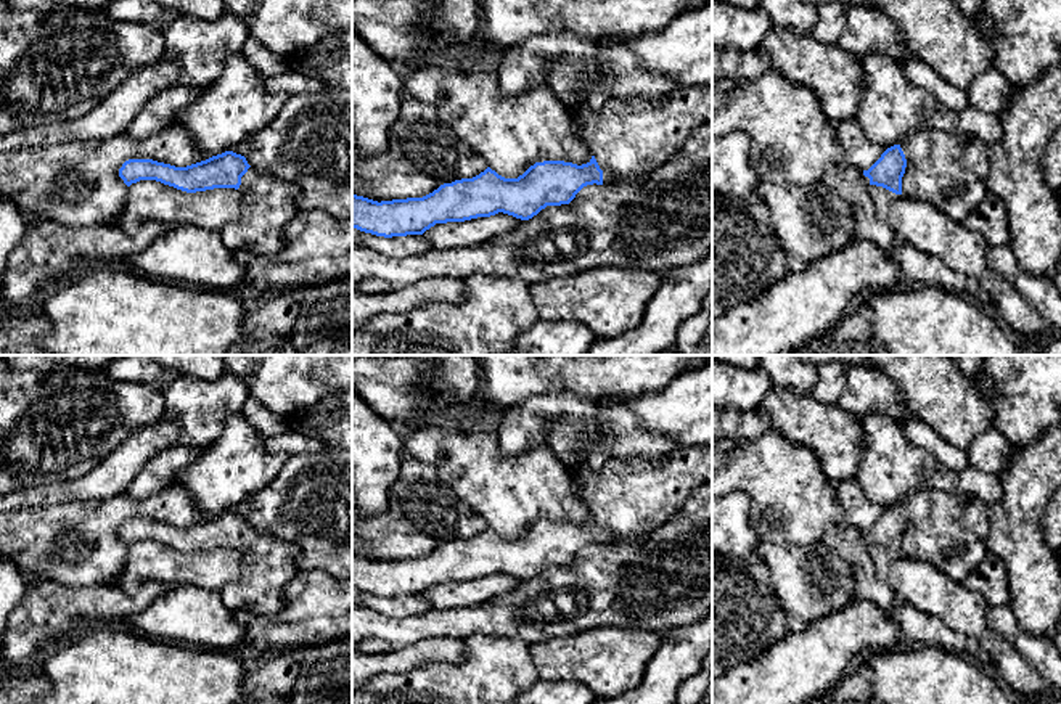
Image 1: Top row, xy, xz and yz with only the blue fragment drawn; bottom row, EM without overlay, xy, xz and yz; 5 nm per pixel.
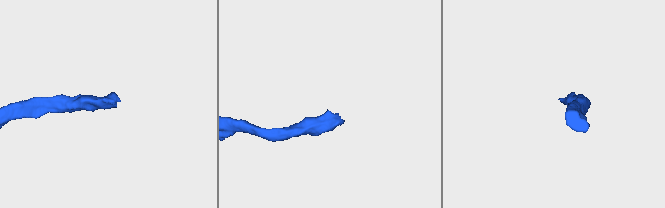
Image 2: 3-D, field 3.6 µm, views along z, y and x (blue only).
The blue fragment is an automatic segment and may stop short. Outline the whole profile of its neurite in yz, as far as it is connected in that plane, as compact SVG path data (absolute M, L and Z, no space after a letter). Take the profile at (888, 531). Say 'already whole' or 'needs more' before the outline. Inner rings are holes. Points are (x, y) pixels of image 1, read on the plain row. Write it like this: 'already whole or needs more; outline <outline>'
needs more; outline M900 505L887 508L868 529L860 530L847 522L831 524L821 542L854 567L854 600L871 601L875 606L889 611L895 603L895 593L879 579L871 561L870 546L883 546L902 555L902 537L907 519Z

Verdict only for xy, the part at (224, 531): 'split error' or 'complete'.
split error

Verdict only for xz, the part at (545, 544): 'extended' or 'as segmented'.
extended

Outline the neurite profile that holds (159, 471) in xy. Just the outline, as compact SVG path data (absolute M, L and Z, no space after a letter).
M178 444L156 453L130 482L125 493L137 500L145 500L156 492L164 490L174 484L177 476L183 473L203 452L204 448Z

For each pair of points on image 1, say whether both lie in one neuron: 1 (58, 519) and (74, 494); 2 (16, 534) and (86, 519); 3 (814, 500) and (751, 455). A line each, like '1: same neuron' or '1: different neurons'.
1: different neurons
2: same neuron
3: same neuron

